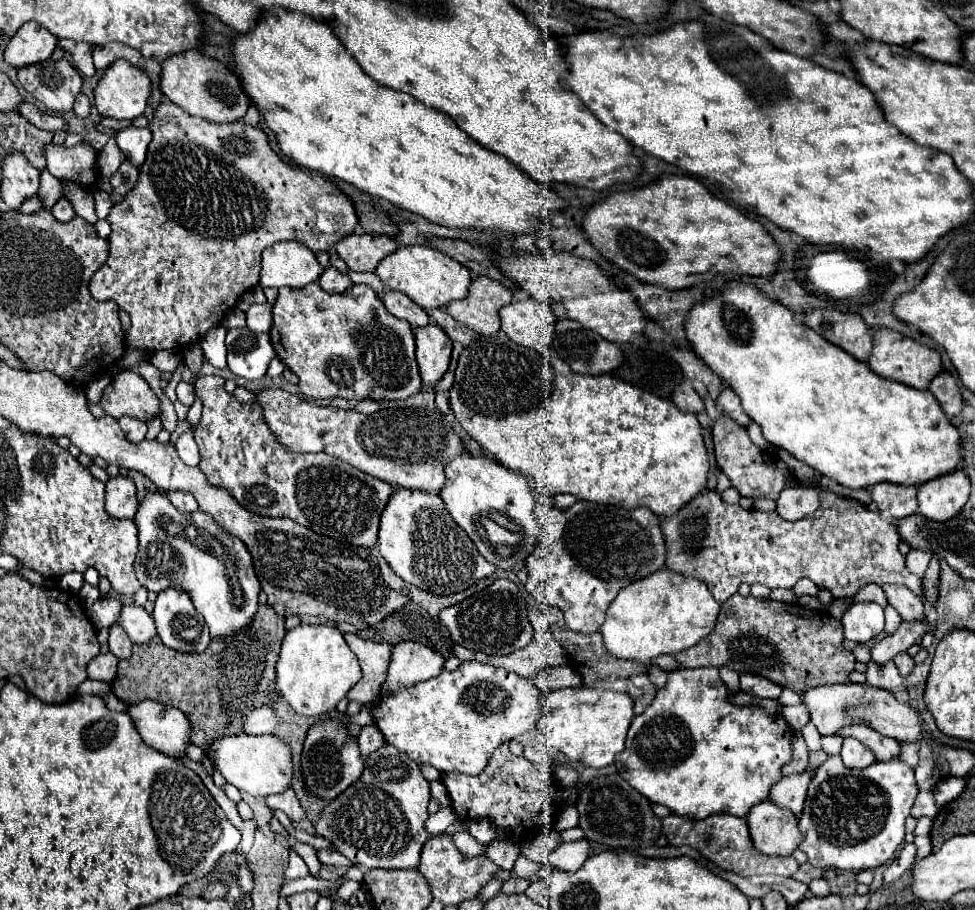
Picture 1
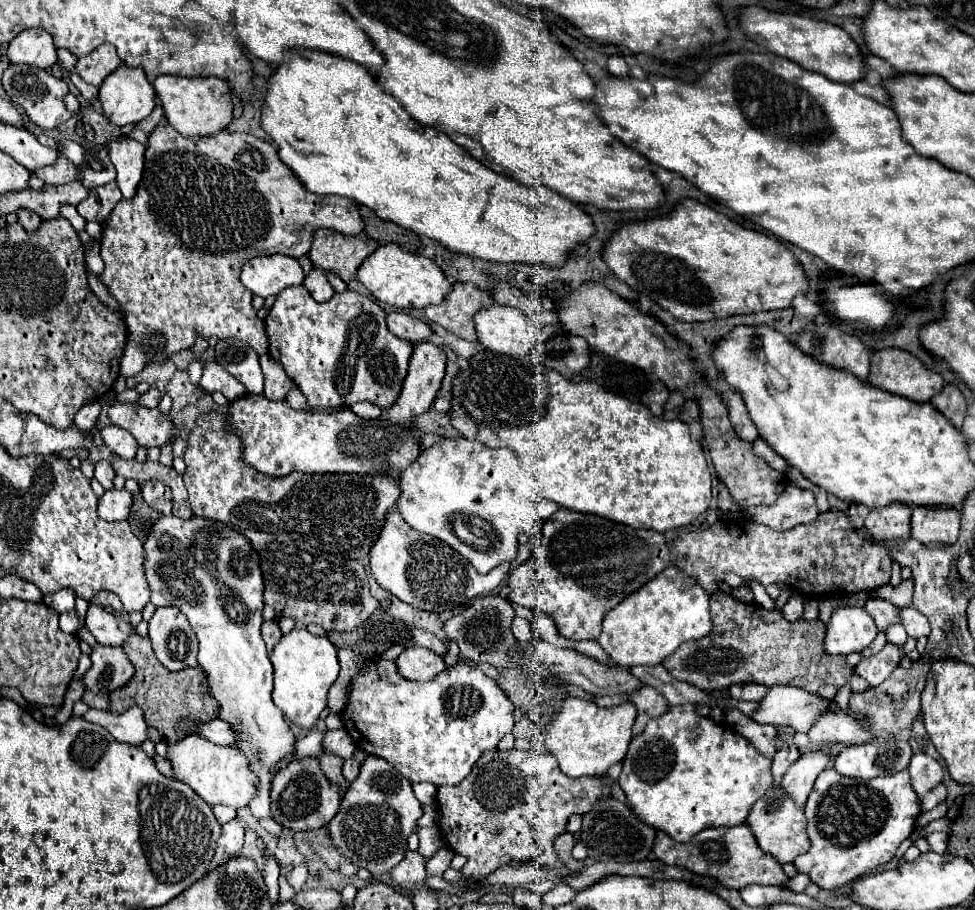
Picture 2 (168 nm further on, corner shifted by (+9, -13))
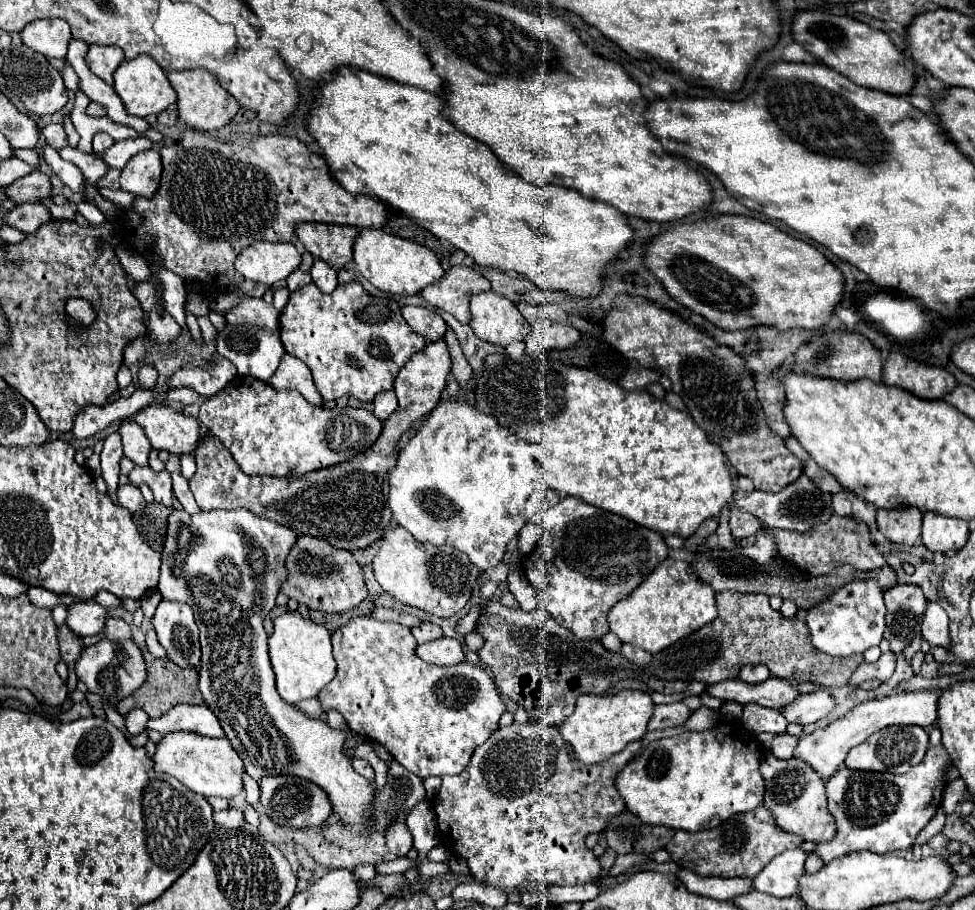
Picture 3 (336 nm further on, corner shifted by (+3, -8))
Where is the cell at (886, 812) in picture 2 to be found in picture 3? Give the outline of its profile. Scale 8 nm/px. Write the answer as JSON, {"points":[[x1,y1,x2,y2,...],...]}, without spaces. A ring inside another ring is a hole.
{"points":[[937,745,929,747,923,761,911,767,905,775,853,771,847,767,839,769,825,783,827,809,835,819,837,833,829,843,817,845,811,853,817,853,827,865,839,855,853,851,885,855,889,851,909,849,917,833,929,823,929,819,935,815,935,809,941,805,947,759,947,751]]}

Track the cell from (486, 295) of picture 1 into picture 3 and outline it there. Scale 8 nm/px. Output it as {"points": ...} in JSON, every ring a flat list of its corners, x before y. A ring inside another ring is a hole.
{"points":[[459,265,451,267,439,283,425,287,421,297,429,301,433,307,451,313,457,321,469,323,471,321,469,299,477,293,487,291,491,291,491,283,483,275,469,267]]}

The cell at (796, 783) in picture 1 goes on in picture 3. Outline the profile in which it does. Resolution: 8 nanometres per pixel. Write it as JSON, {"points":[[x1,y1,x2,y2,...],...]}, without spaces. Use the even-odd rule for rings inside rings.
{"points":[[909,691,909,693,895,693,885,699,877,701,865,701,857,705,853,711,849,711,845,717,833,721,825,729,817,729,805,737,799,739,799,745,795,747,795,757,813,767,821,779,829,779,831,773,839,769,839,765,845,761,845,755,851,747,863,743,869,735,891,727,891,725,919,725,919,727,931,727,937,719,937,699,933,691]]}

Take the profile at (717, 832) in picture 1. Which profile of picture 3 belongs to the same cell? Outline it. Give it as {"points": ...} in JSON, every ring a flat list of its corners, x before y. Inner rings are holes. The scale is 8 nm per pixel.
{"points":[[759,805,751,813,739,813,731,819,723,821,715,829,687,833,677,831,673,839,667,843,667,853,671,859,683,867,691,869,701,877,757,877,759,871,779,853,787,849,797,849,803,843,797,835,787,835,775,827,771,813]]}

